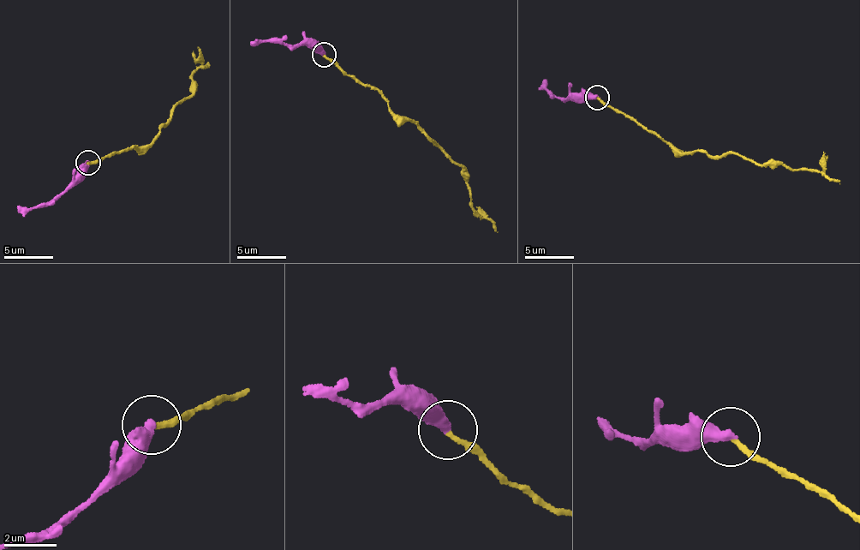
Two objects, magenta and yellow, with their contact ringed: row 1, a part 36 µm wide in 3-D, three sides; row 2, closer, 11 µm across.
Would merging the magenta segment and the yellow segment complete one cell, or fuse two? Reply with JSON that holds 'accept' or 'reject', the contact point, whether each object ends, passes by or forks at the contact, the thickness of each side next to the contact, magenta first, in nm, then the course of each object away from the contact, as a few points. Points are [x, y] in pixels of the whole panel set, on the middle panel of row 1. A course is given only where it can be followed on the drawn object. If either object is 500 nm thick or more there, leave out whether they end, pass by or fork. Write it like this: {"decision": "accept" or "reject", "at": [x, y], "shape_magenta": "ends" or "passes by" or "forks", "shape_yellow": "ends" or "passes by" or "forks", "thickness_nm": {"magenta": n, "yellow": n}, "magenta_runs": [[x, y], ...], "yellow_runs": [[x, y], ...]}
{"decision": "reject", "at": [324, 55], "shape_magenta": "ends", "shape_yellow": "ends", "thickness_nm": {"magenta": 440, "yellow": 180}, "magenta_runs": [[323, 55], [313, 47], [300, 44], [261, 43], [255, 39]], "yellow_runs": [[323, 55], [376, 89], [397, 115], [418, 124], [462, 168], [471, 206], [483, 217], [481, 208], [475, 206]]}

